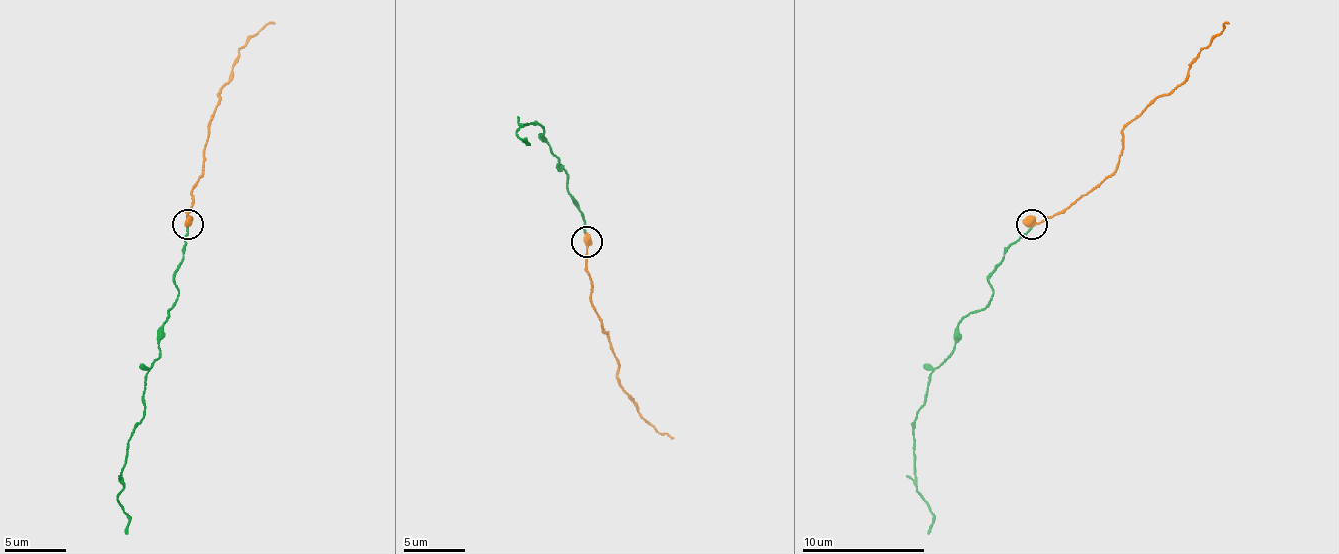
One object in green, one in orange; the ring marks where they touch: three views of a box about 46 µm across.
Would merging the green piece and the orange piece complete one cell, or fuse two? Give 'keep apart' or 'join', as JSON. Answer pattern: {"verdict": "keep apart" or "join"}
{"verdict": "join"}

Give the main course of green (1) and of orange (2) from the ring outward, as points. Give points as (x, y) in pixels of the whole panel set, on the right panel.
1: (1032, 226), (989, 278), (992, 300), (959, 324), (916, 416), (916, 490), (934, 517), (928, 533)
2: (1032, 223), (1063, 214), (1115, 168), (1121, 131), (1186, 79), (1189, 64), (1228, 21)

